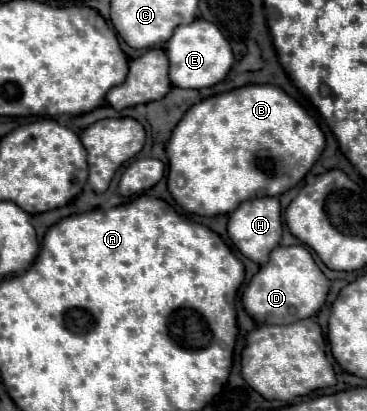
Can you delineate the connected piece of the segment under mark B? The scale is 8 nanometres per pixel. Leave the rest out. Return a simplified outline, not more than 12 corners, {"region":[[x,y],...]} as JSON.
{"region":[[283,89],[195,103],[167,189],[213,217],[295,187],[325,147]]}

